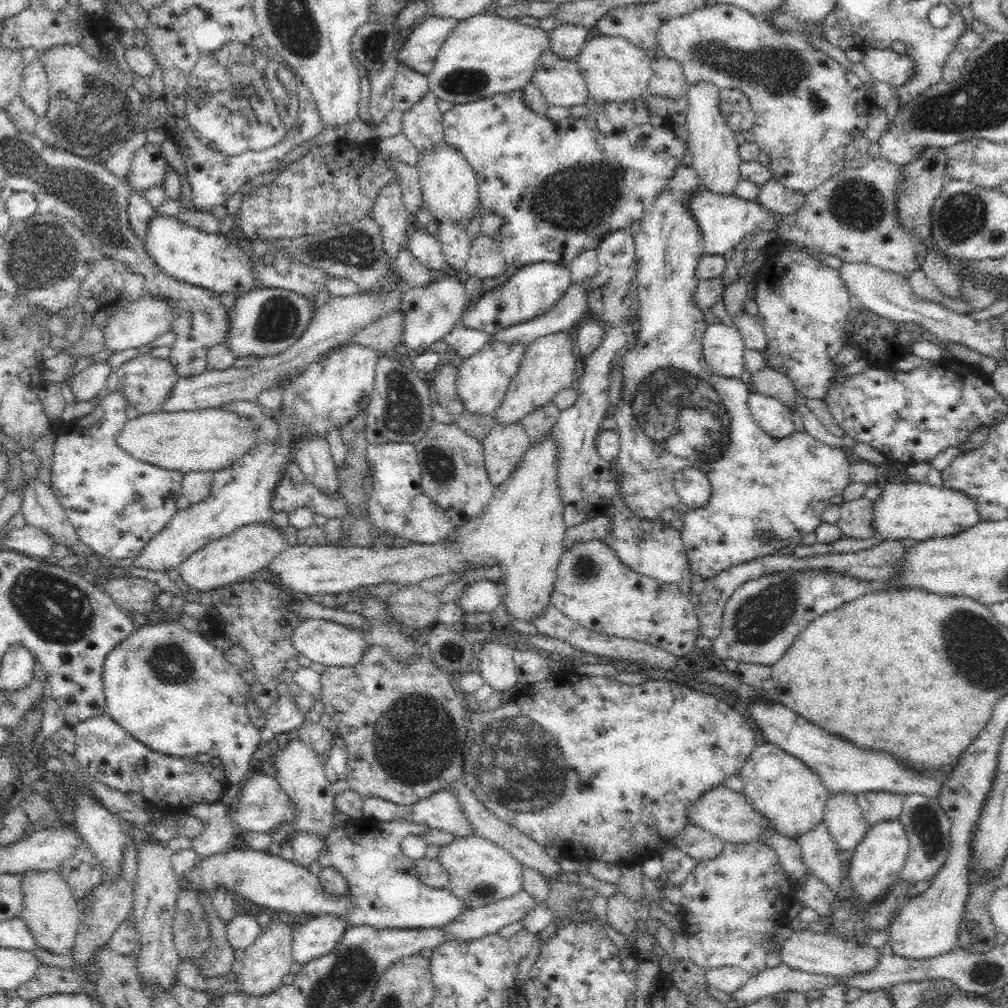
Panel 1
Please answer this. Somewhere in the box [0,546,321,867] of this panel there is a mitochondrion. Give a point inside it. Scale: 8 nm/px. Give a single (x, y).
(57, 610)

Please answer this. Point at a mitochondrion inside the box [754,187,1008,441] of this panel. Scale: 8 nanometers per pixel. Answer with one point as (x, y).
(963, 216)

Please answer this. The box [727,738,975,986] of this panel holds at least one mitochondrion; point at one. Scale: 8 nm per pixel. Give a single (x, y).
(926, 822)

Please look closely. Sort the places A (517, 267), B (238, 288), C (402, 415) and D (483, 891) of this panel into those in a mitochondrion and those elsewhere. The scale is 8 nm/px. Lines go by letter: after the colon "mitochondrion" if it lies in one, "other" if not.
A: other
B: other
C: mitochondrion
D: mitochondrion

